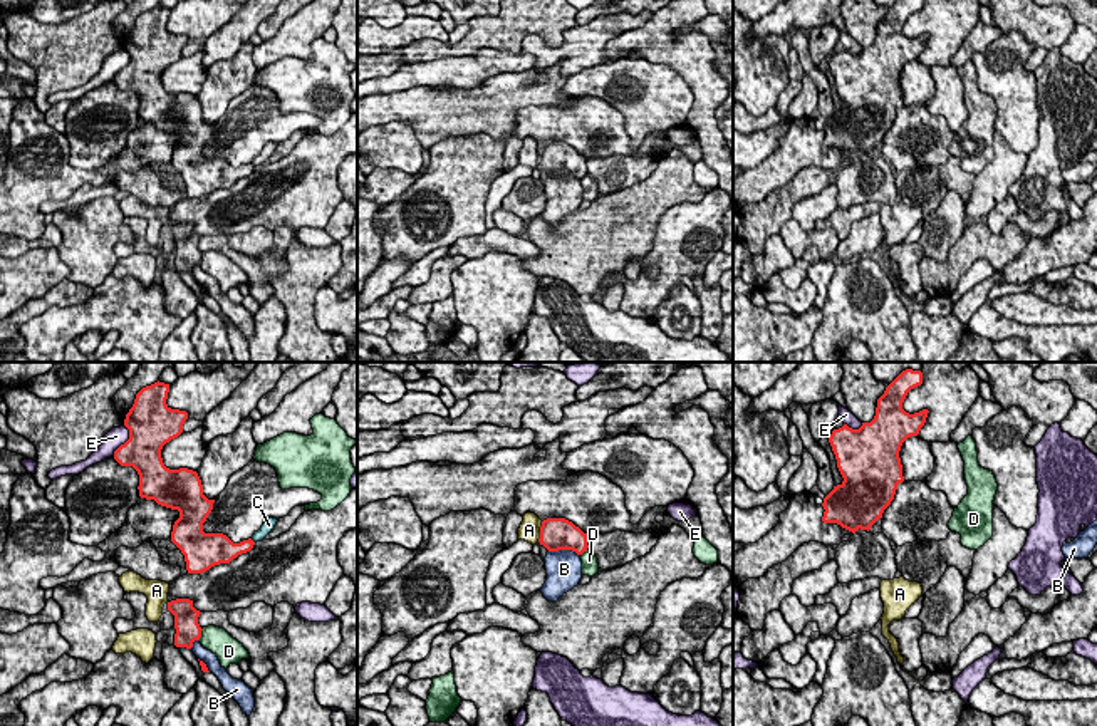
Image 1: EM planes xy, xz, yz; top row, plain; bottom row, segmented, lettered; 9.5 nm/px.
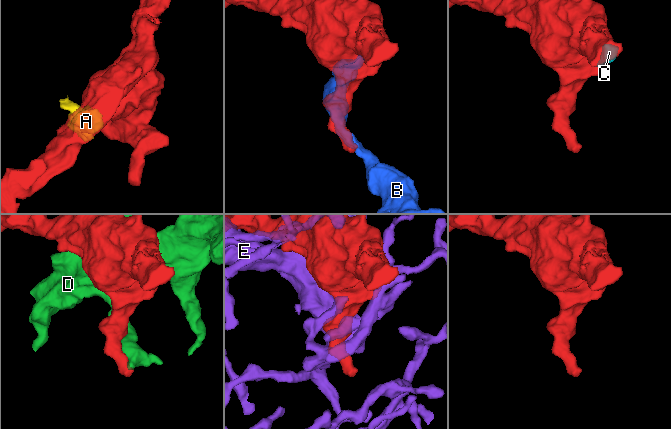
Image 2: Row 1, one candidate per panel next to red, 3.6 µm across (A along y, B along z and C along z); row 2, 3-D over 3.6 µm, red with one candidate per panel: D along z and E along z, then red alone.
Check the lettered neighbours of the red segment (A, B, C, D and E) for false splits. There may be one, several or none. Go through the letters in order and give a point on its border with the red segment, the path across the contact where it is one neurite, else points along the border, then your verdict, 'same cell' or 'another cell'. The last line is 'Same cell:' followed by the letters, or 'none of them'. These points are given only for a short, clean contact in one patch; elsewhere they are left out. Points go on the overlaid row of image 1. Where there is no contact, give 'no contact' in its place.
A: xz (540, 532) | along xz (542, 522), (537, 540) | another cell
B: xz (564, 549) | another cell
C: xy (252, 540) | another cell
D: xy (200, 634) | another cell
E: xy (128, 440) | another cell
Same cell: none of them

